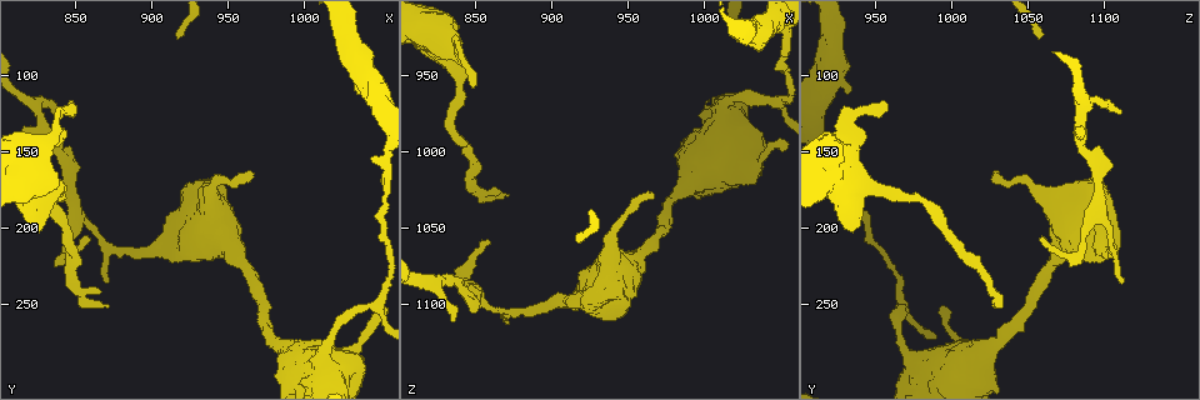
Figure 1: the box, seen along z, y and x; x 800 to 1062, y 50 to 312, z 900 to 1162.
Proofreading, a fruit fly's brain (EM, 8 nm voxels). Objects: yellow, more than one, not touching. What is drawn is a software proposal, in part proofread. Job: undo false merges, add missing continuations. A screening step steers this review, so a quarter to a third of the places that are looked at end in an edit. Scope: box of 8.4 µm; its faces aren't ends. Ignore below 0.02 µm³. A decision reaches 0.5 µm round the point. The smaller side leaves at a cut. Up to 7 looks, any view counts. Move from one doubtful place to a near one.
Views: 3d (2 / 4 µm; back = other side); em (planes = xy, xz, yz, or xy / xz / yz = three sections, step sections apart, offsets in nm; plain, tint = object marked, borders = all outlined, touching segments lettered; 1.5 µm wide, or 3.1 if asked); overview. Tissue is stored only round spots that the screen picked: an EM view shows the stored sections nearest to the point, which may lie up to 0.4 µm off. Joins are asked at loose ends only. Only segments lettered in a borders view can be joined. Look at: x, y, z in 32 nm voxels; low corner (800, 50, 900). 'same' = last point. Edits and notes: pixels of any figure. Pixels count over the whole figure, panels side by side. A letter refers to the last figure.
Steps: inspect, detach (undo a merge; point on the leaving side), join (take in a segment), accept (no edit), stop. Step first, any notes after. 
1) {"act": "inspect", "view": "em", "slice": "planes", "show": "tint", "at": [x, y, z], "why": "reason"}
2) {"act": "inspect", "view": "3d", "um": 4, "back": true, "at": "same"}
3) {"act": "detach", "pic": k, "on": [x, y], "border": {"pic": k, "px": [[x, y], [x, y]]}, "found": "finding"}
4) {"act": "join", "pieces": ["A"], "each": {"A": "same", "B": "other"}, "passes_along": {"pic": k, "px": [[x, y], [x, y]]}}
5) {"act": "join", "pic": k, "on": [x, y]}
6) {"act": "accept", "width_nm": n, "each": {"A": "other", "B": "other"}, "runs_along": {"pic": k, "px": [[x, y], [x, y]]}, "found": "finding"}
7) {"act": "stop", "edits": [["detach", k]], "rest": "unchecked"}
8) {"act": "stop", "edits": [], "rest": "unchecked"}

{"act": "inspect", "view": "em", "slice": "xz", "step": 4, "show": "tint", "at": [854, 194, 1096], "why": "three arms meet"}

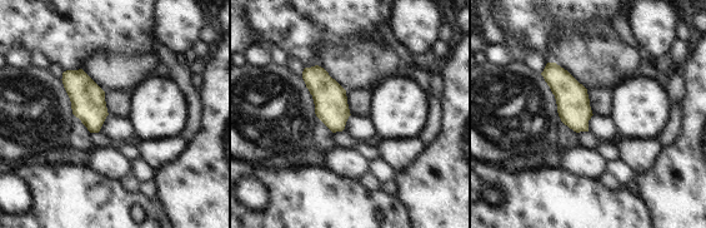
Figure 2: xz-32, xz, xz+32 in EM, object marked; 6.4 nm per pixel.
{"act": "inspect", "view": "em", "slice": "planes", "show": "borders", "at": "same", "why": "another direction"}

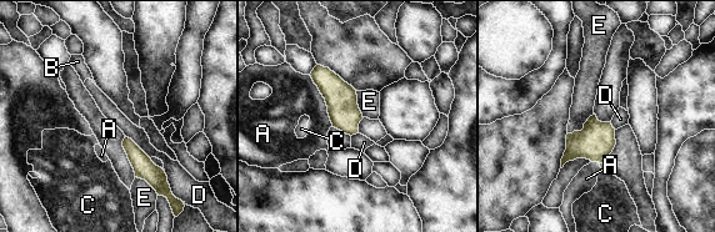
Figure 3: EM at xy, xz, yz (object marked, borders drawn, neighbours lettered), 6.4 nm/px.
{"act": "accept", "width_nm": 140, "longest_contact_nm": ["A", 360], "each": {"A": "other", "B": "other", "C": "other", "D": "other", "E": "other"}, "found": "one neuron here"}

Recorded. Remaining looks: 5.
{"act": "inspect", "view": "3d", "um": 2, "at": [826, 200, 930]}

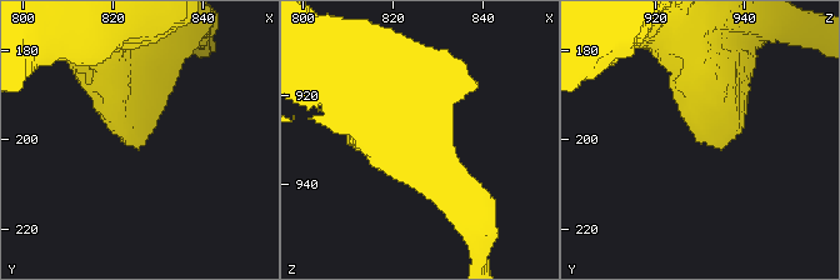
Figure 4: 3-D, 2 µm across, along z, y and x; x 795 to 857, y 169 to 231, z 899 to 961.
{"act": "inspect", "view": "em", "slice": "planes", "show": "borders", "at": [824, 201, 933]}

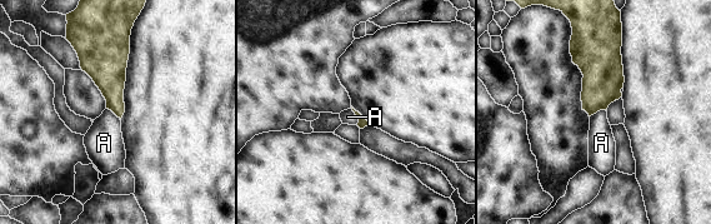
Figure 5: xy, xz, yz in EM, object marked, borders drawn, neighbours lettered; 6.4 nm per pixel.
{"act": "accept", "each": {"A": "other"}, "found": "no lettered segment goes on from it"}

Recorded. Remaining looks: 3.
{"act": "inspect", "view": "em", "slice": "planes", "show": "tint", "at": [870, 252, 1028], "why": "an open end"}

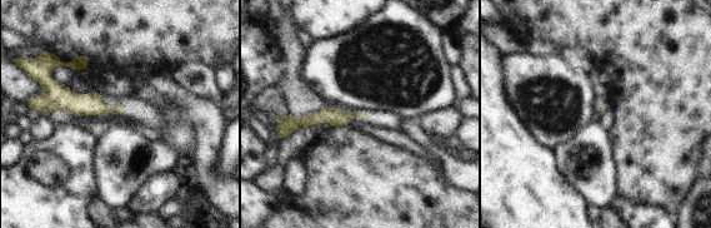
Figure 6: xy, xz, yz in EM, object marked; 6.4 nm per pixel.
{"act": "inspect", "view": "em", "slice": "planes", "show": "borders", "at": "same", "why": "see the neighbours"}

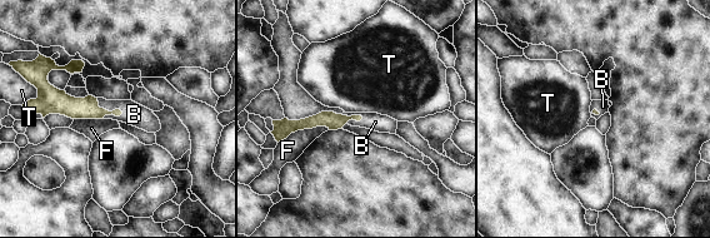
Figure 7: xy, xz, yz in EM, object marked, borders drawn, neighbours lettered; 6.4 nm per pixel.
{"act": "join", "pic": 7, "on": [134, 114], "longest_contact_nm": ["F", 340], "each": {"B": "same", "F": "other", "T": "other"}, "passes_along": {"pic": 7, "px": [[76, 108], [108, 110], [134, 114]]}, "found": "it goes on there"}

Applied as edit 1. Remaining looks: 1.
{"act": "stop", "edits": [["join", 7]], "rest": "unchecked"}

